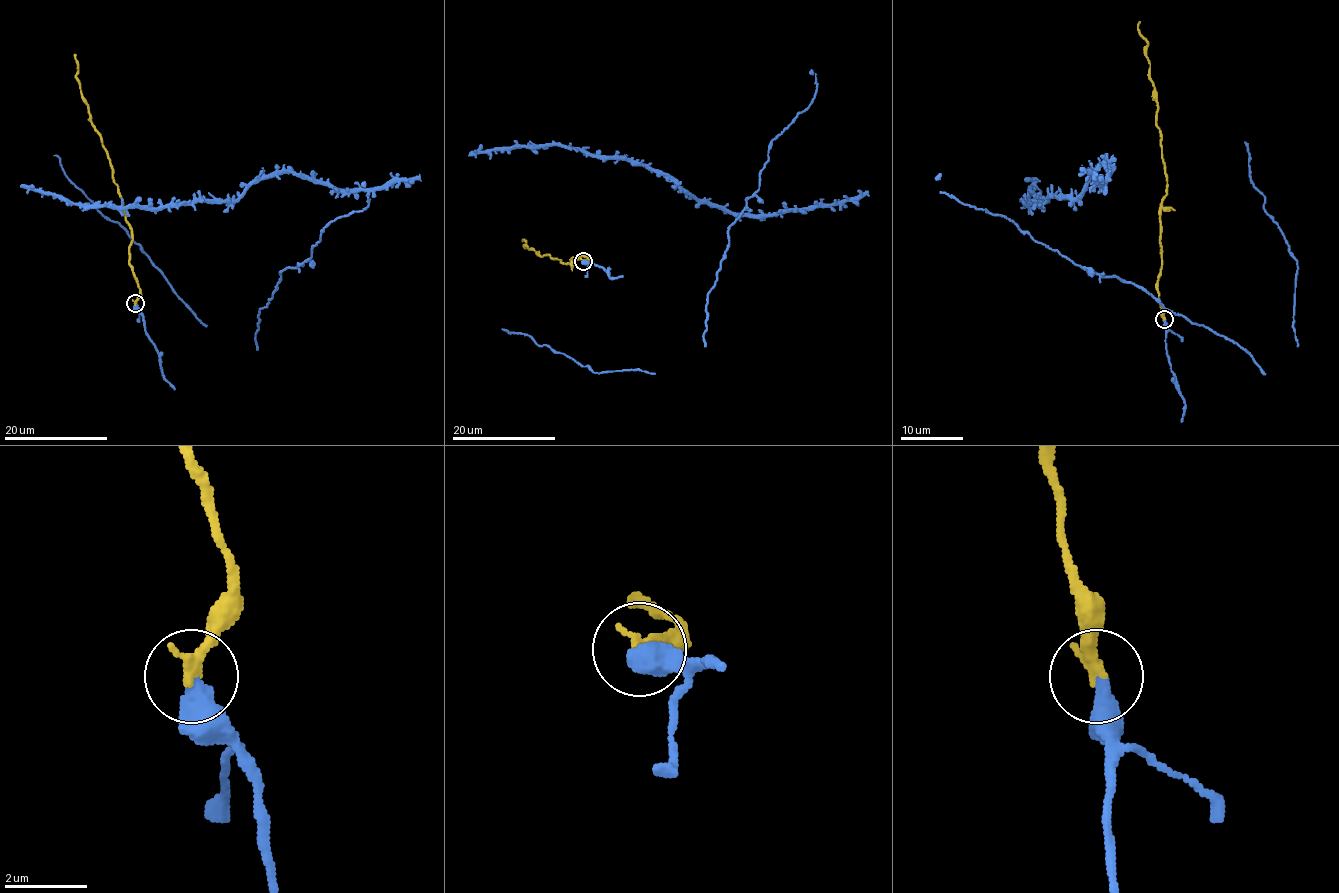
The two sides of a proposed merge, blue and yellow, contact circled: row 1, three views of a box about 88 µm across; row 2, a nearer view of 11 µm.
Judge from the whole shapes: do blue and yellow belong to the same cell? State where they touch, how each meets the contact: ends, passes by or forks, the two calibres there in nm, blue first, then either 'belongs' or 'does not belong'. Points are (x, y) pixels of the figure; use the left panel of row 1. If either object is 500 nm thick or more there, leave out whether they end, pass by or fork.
(135, 303) | blue ends | yellow ends | 440/360 nm | belongs

